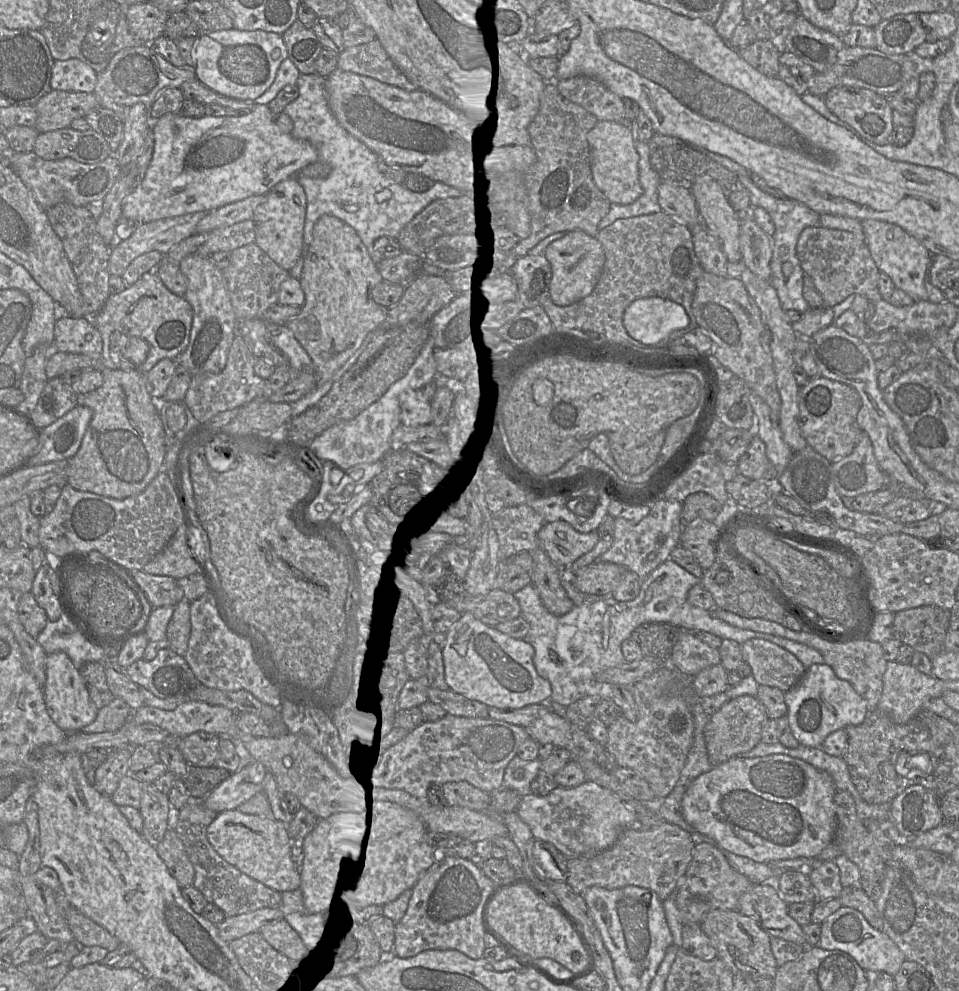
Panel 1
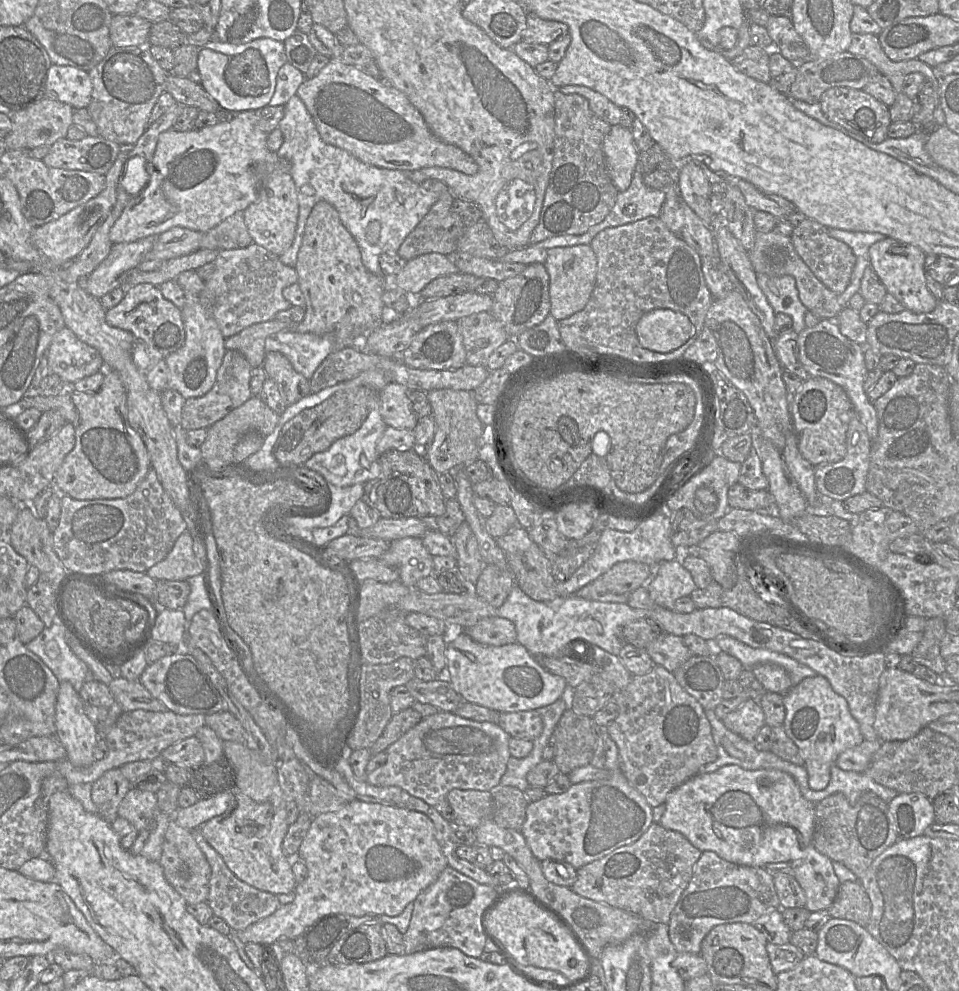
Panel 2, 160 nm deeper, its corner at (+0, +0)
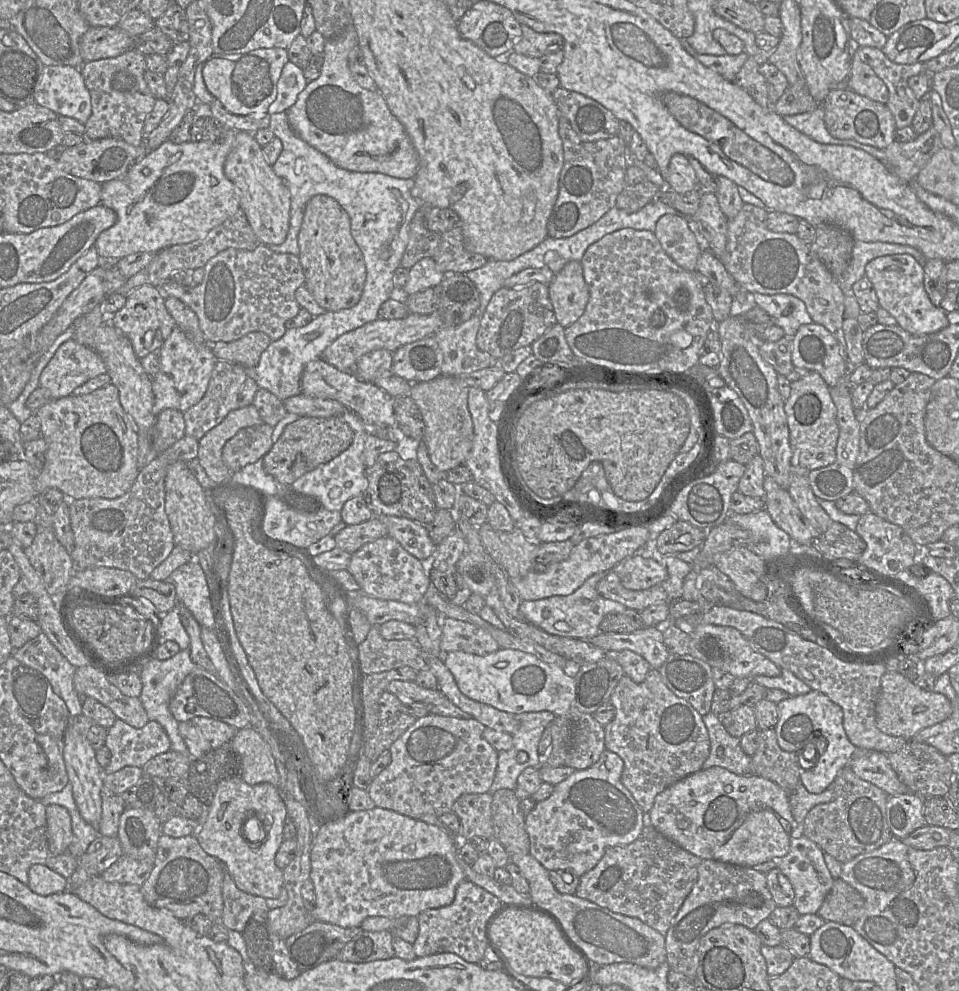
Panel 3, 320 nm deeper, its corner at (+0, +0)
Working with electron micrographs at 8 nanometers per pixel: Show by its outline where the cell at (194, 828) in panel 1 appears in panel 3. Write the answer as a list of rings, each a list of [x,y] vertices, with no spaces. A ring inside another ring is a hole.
[[[226,870],[223,877],[222,897],[223,913],[220,922],[226,929],[241,933],[249,920],[266,923],[270,911],[266,899],[238,889]]]

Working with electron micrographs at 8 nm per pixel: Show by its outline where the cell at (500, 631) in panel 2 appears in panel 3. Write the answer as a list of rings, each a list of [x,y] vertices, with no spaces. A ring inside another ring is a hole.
[[[442,618],[440,648],[442,657],[453,651],[487,655],[500,649],[496,640],[483,628],[452,618]]]

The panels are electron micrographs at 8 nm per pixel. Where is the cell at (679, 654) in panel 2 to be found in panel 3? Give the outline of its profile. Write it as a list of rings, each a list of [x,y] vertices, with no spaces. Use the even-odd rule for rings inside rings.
[[[644,627],[631,633],[599,633],[590,642],[614,655],[630,650],[642,656],[653,669],[659,669],[670,655],[663,641],[662,627]]]

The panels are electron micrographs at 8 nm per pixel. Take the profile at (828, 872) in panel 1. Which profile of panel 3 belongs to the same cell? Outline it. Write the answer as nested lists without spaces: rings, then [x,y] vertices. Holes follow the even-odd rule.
[[[798,832],[791,838],[789,851],[779,859],[777,867],[789,879],[794,889],[793,906],[799,914],[817,914],[834,883],[834,878],[825,863],[824,851],[802,832]]]

